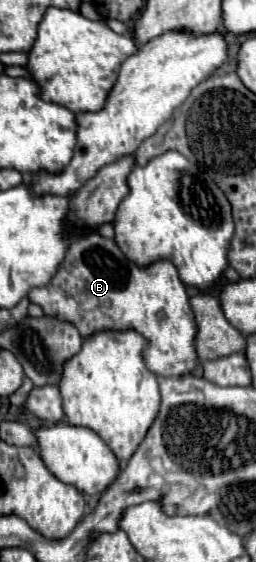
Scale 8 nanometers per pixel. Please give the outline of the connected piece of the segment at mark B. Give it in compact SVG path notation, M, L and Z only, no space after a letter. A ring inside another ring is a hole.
M94 232L88 238L76 240L68 248L66 260L58 268L50 284L30 290L28 298L32 304L42 306L44 314L74 324L82 338L88 338L104 330L120 330L120 332L136 330L150 342L148 348L144 350L144 360L146 360L146 366L156 376L186 376L186 374L192 374L194 368L198 366L198 354L194 346L194 338L198 332L196 318L186 294L186 286L182 284L176 266L168 260L160 260L146 268L140 268L120 252L114 240L102 238L98 232Z

